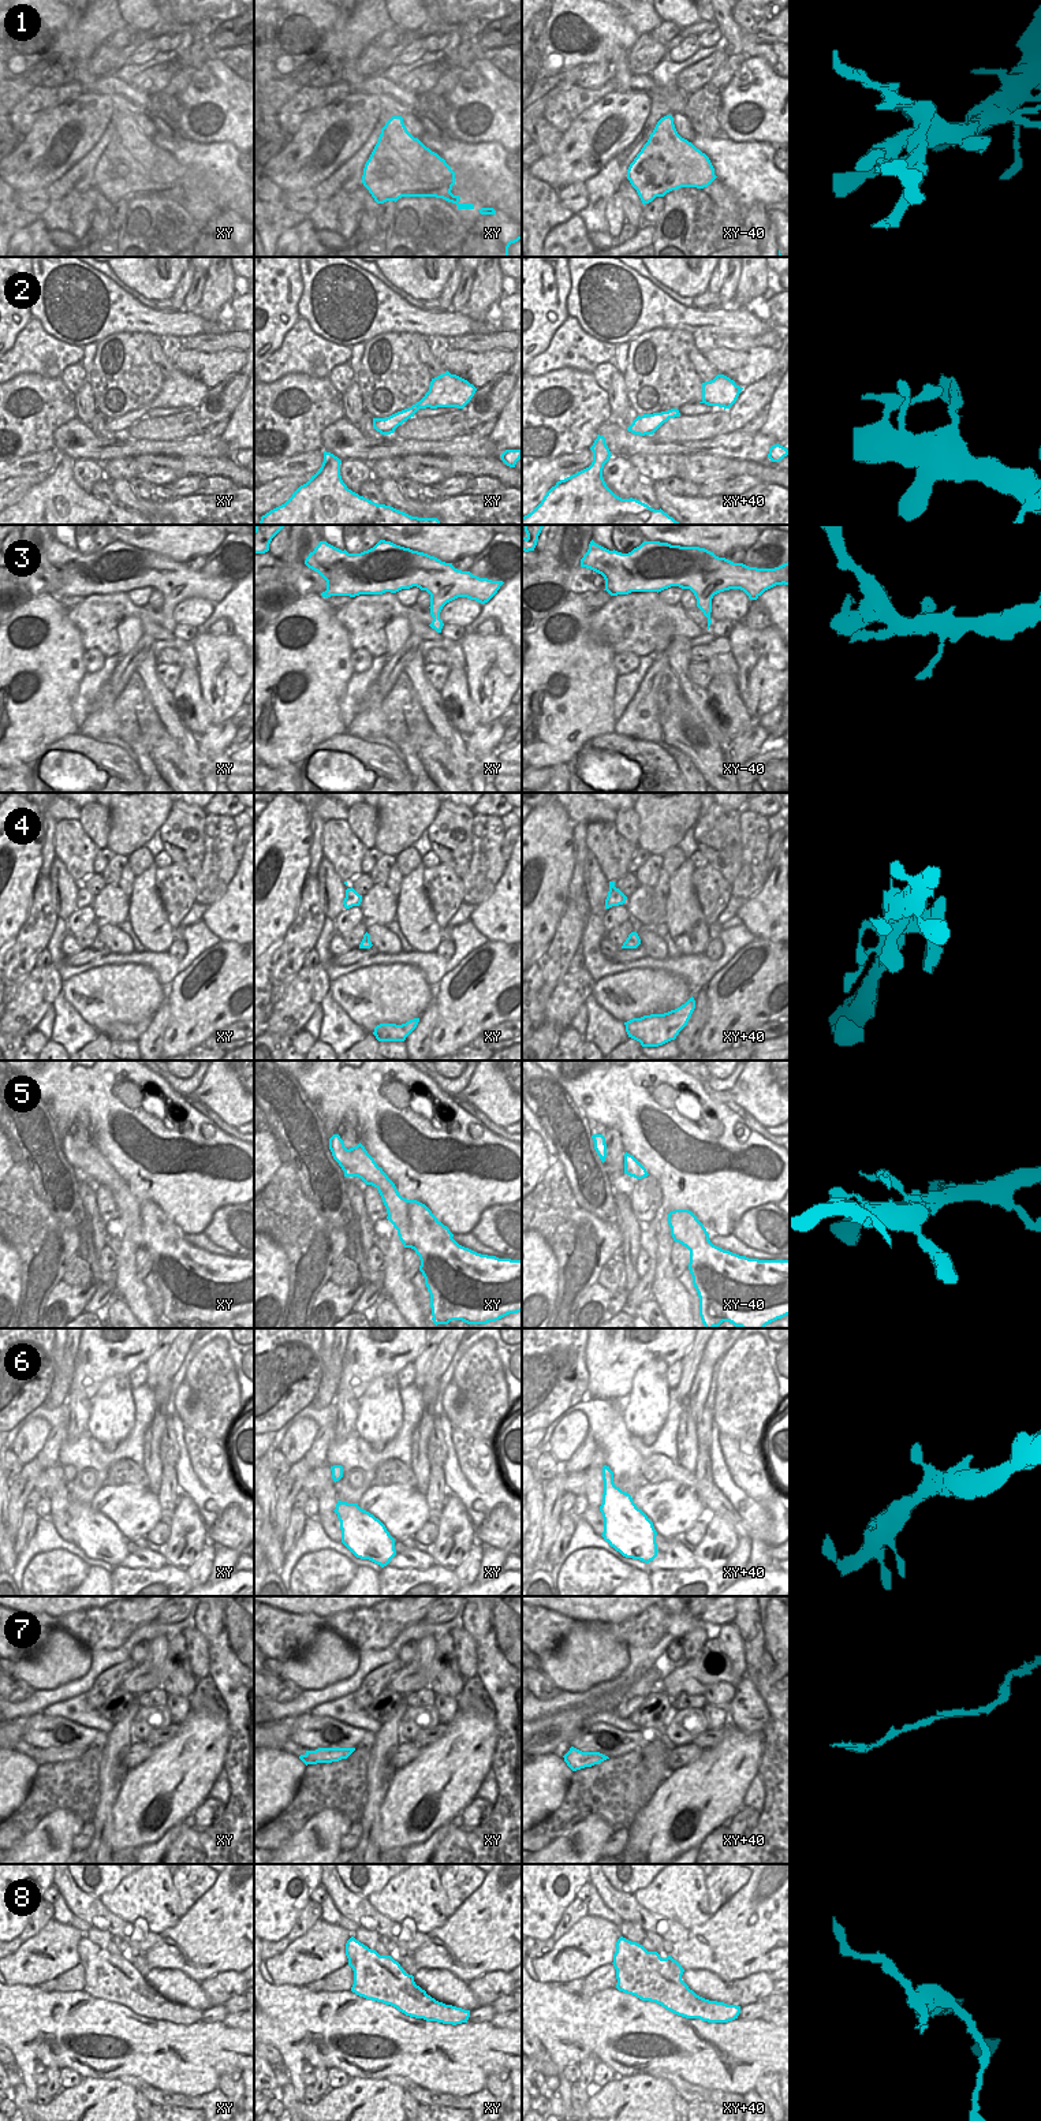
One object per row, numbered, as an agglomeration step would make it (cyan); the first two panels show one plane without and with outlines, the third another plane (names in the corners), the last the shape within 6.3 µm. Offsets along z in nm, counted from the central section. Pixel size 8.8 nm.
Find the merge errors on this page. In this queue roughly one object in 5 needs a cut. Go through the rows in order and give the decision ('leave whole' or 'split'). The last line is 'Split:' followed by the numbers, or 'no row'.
1: split
2: leave whole
3: leave whole
4: leave whole
5: leave whole
6: leave whole
7: leave whole
8: split
Split: 1, 8

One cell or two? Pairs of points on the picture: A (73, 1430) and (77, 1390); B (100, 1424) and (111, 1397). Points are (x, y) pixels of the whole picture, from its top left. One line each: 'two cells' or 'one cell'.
A: one cell
B: one cell

